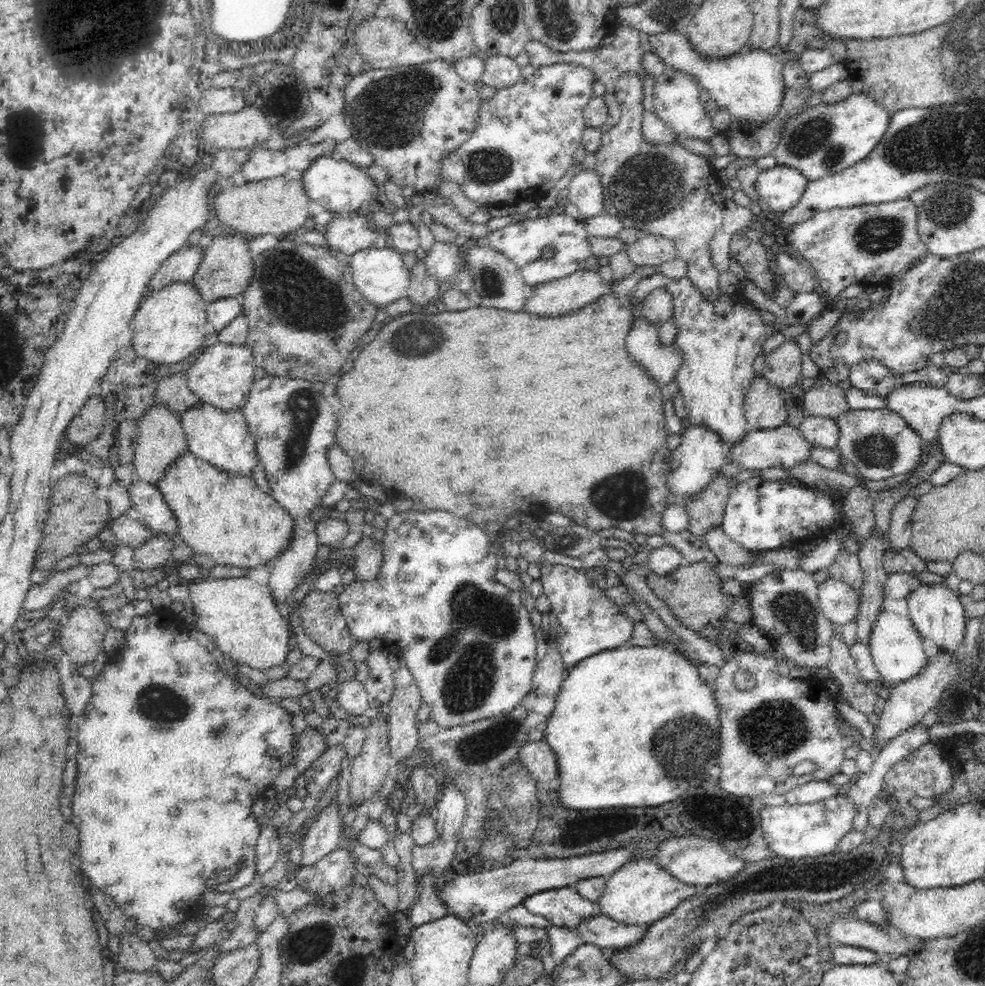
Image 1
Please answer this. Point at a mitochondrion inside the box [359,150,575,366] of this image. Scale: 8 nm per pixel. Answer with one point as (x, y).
(402, 340)

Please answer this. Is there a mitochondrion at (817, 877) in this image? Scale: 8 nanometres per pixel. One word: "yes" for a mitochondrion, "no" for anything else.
yes

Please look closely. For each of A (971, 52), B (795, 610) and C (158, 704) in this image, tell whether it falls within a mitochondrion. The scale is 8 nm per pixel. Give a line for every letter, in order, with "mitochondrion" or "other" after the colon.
A: mitochondrion
B: mitochondrion
C: mitochondrion

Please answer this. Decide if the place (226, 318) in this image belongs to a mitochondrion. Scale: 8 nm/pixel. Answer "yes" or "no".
no

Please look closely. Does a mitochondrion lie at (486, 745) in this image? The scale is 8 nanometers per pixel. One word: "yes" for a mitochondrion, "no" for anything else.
yes

